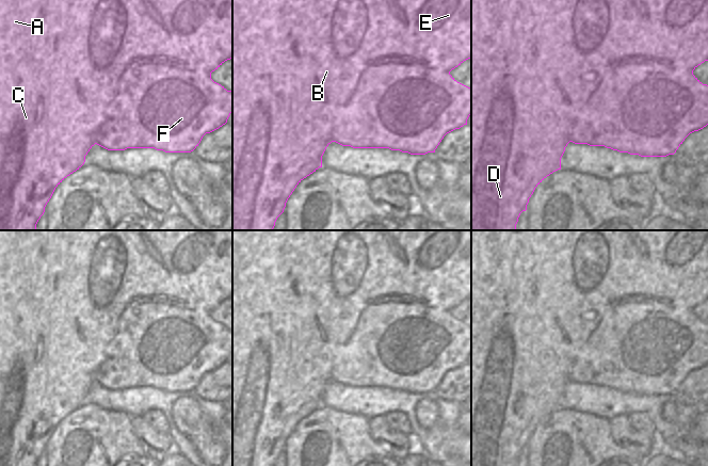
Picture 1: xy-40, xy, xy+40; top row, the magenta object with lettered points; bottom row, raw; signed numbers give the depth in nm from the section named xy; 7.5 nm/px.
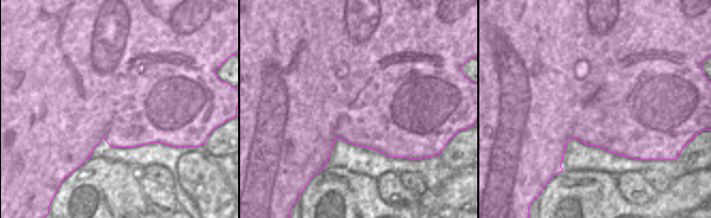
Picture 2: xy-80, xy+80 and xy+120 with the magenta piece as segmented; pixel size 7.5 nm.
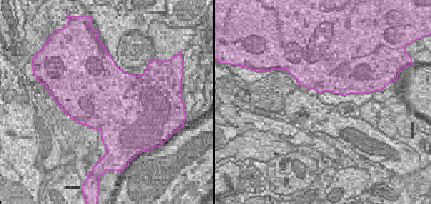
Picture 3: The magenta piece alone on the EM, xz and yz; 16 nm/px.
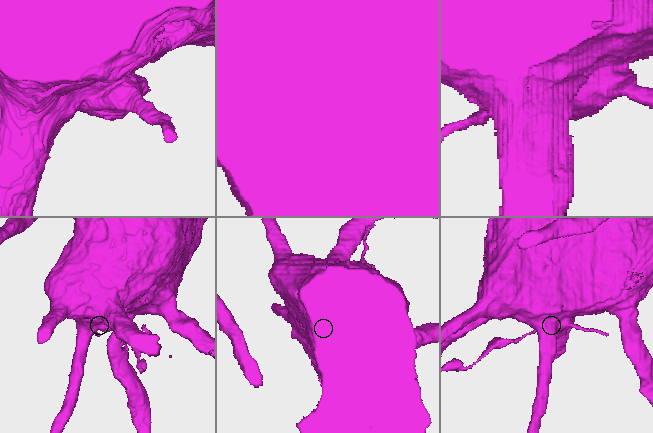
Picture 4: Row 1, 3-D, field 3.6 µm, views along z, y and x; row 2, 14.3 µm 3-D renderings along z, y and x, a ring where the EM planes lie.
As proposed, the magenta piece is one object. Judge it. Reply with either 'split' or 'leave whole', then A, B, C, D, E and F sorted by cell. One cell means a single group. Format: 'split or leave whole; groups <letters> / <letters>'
split; groups A B C D E / F

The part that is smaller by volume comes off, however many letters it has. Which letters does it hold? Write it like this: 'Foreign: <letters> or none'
Foreign: F

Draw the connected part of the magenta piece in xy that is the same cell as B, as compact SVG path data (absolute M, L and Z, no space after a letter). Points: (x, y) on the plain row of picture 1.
M232 230L232 466L274 466L274 465L275 465L275 461L276 461L276 459L277 459L277 456L278 456L278 455L279 455L279 454L280 454L280 453L281 453L281 452L283 452L283 451L284 451L284 448L285 448L285 446L286 446L286 441L287 441L287 439L288 439L288 437L289 437L289 436L290 436L290 434L291 434L291 433L292 433L292 431L293 431L293 430L294 430L294 428L295 428L295 427L296 427L296 424L297 424L297 423L299 423L299 422L300 422L300 421L301 421L301 420L302 420L302 419L303 419L303 418L304 418L304 417L306 417L306 416L307 416L307 415L309 415L309 414L310 414L310 413L312 413L312 412L313 412L313 411L316 411L316 409L317 409L317 408L318 408L318 407L319 407L319 406L322 406L322 395L323 395L323 392L324 392L324 390L325 390L325 388L326 388L326 386L327 386L327 385L328 385L328 384L329 384L329 383L331 383L331 382L332 382L332 381L333 381L333 367L334 367L334 366L335 366L335 365L338 365L338 366L340 366L340 367L341 367L341 368L342 368L342 369L343 369L343 370L344 370L344 371L345 371L345 370L347 370L347 369L348 369L348 358L347 358L347 356L345 356L345 353L344 353L344 352L342 352L342 351L341 351L341 348L342 348L342 347L345 347L345 346L347 346L347 343L345 343L345 335L347 335L347 334L351 334L351 333L353 333L353 332L357 332L357 331L358 331L358 320L359 320L359 319L360 319L360 318L361 318L361 317L363 317L363 316L364 316L364 315L365 315L365 312L366 312L366 311L367 311L367 309L368 309L368 308L370 308L370 307L372 307L372 306L376 306L376 305L379 305L379 304L389 304L389 303L393 303L393 304L423 304L423 305L425 305L425 306L428 306L428 307L430 307L430 308L438 308L438 309L440 309L440 310L451 310L451 309L452 309L452 308L454 308L454 307L455 307L455 306L457 306L457 305L458 305L458 304L461 304L461 303L462 303L462 302L463 302L463 301L464 301L464 300L466 300L466 299L468 299L468 298L471 298L471 230Z

